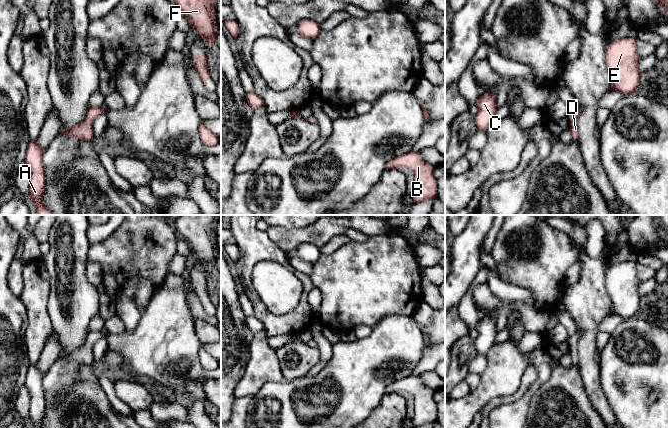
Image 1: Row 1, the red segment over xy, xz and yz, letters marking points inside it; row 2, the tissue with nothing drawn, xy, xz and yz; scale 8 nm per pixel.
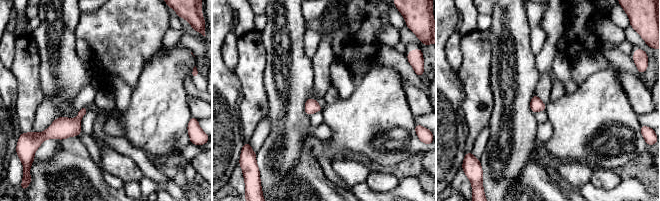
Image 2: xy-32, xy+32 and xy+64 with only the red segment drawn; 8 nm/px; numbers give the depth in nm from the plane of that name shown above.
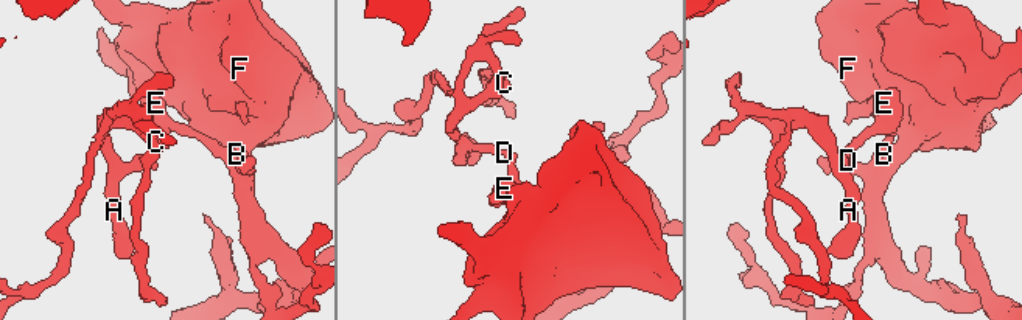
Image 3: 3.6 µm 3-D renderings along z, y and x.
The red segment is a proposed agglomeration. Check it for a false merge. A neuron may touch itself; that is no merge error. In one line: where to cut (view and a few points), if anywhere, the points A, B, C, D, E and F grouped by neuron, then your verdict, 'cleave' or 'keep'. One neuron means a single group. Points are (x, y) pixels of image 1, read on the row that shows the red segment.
no cut; A B C D E F; keep

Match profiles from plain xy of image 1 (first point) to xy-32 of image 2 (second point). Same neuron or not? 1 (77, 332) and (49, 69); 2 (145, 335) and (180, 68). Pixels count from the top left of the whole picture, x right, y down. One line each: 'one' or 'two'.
1: one
2: one

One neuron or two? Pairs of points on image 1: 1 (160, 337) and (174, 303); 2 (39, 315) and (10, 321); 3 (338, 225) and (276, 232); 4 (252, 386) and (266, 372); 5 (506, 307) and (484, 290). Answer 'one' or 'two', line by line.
1: one
2: two
3: one
4: one
5: one

